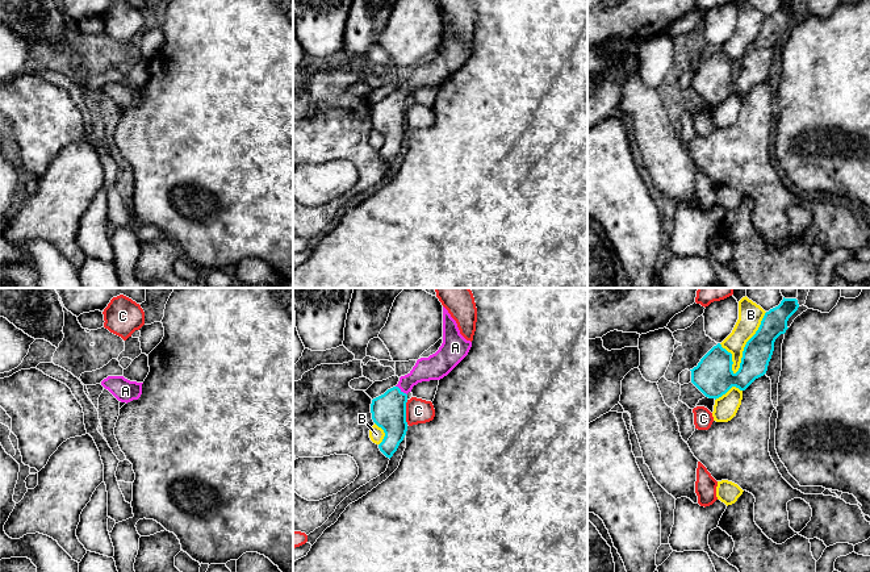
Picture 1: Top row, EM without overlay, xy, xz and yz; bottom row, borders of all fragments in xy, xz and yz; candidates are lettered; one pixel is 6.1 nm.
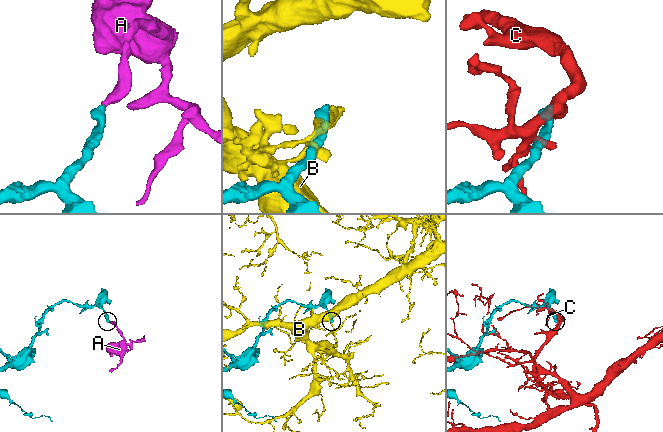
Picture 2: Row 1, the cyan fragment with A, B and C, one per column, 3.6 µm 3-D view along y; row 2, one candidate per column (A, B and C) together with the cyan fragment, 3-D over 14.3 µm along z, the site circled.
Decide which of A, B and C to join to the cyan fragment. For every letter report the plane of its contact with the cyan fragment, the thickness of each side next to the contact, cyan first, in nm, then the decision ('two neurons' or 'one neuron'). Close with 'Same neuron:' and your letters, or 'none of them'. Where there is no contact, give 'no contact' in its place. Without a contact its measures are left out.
A: contact in xz; calibres 220 and 150 nm; one neuron
B: contact in yz; calibres 200 and 150 nm; two neurons
C: contact in xz; calibres 220 and 150 nm; two neurons
Same neuron: A

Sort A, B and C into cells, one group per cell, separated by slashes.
A / B / C

